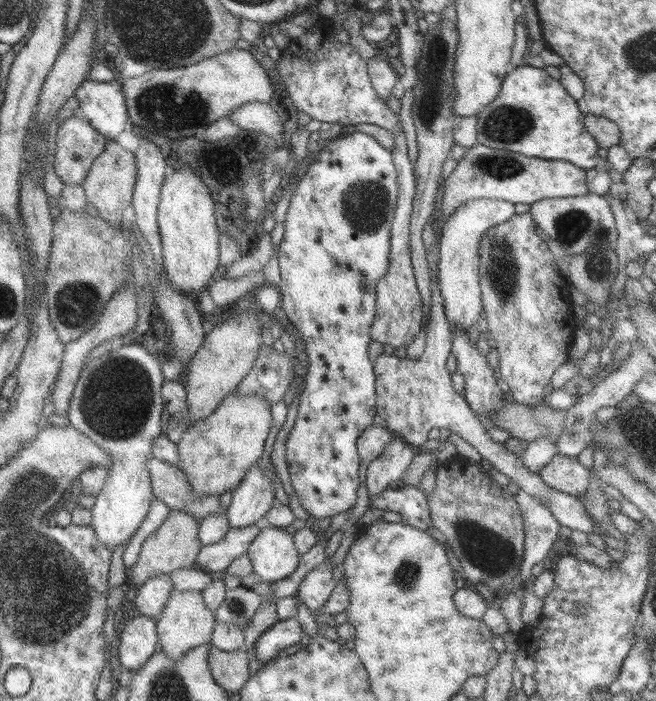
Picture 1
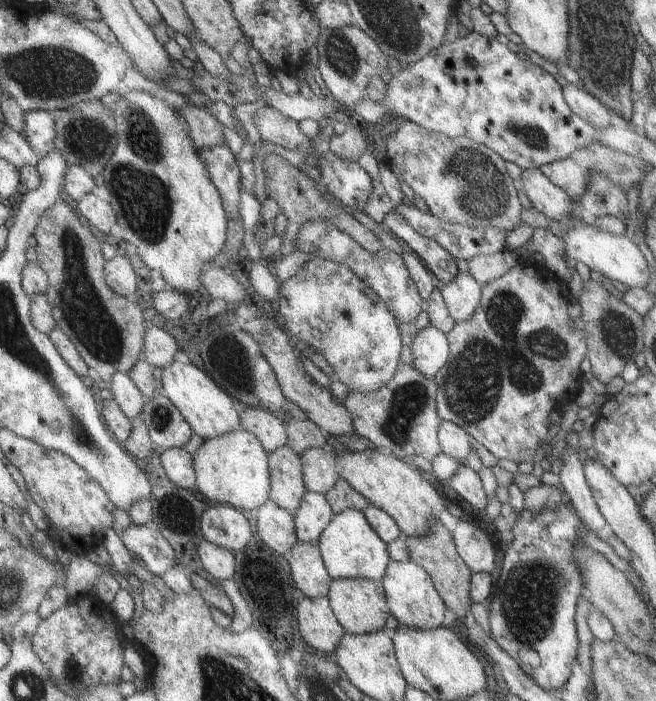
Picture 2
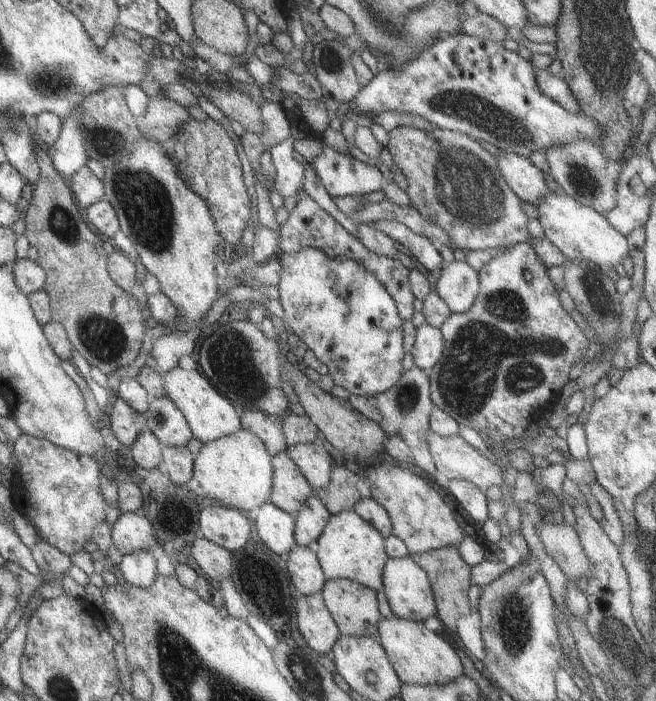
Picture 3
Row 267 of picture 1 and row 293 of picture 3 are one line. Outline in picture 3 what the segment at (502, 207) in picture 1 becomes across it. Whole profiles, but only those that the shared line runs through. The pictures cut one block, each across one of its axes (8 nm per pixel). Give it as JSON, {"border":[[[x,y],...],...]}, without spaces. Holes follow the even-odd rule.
{"border":[[[459,256],[443,265],[436,281],[435,292],[451,313],[465,312],[478,293],[477,272]]]}

